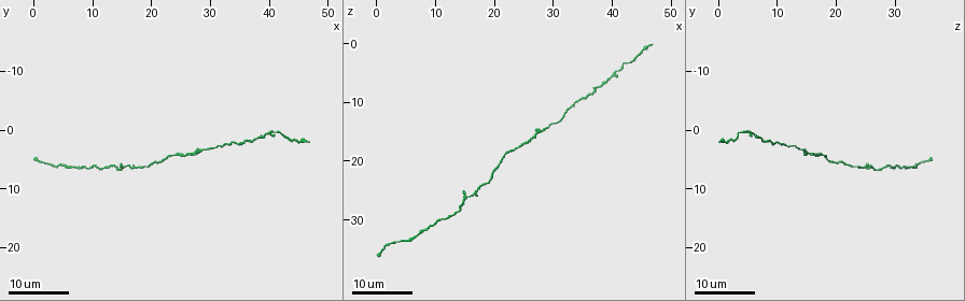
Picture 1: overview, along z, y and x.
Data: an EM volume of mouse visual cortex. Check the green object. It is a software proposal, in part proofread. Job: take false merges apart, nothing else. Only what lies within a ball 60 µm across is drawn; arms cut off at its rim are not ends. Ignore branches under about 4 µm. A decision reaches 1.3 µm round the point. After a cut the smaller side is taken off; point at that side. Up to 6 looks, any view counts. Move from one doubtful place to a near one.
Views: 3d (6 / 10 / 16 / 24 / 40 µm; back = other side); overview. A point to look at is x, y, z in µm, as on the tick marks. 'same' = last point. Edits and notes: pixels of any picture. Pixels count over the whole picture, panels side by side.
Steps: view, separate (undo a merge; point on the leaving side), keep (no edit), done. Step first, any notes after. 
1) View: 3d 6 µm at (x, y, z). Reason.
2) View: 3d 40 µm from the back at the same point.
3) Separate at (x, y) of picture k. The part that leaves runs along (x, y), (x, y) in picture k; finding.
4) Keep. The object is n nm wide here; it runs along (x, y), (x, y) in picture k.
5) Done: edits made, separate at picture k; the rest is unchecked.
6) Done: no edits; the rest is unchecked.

View: 3d 16 µm at (16.0, 6.0, 25.5). Thin neck.

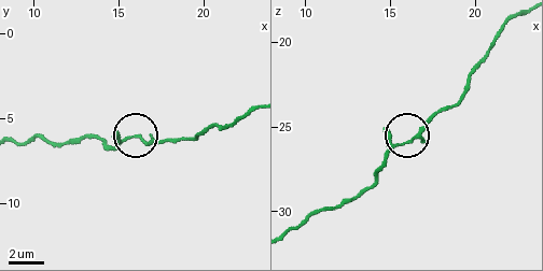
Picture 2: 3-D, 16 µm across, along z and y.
View: 3d 10 µm at (15.9, 6.2, 26.0).

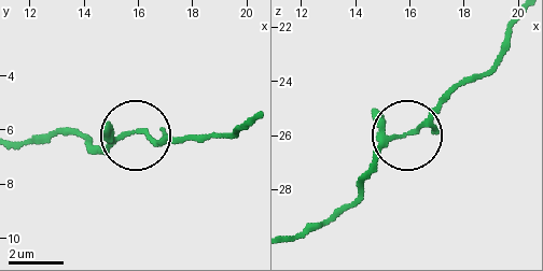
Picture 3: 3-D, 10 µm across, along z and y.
Keep. The object is 140 nm wide here; it runs along (250, 122), (239, 133), (169, 141), (127, 133), (88, 152) in picture 3; all the same cell.

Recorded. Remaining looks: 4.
View: 3d 16 µm at (25.0, 4.5, 17.0). Calibre changes.

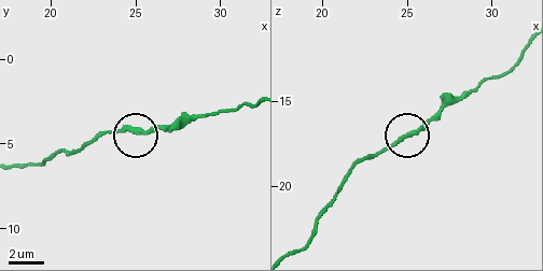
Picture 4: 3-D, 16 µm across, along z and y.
View: 3d 10 µm at (24.7, 4.0, 17.1).

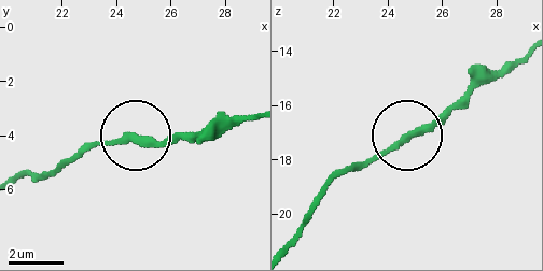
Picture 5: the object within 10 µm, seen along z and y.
Keep. The object is 260 nm wide here; it runs along (364, 160), (431, 126), (477, 80) in picture 5; one cell here.

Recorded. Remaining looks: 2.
View: 3d 16 µm at (28.5, 3.5, 14.5). Calibre changes.

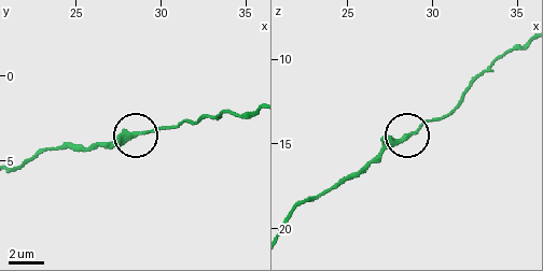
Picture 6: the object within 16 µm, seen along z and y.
View: 3d 10 µm at (28.5, 3.4, 14.5). Closer look.

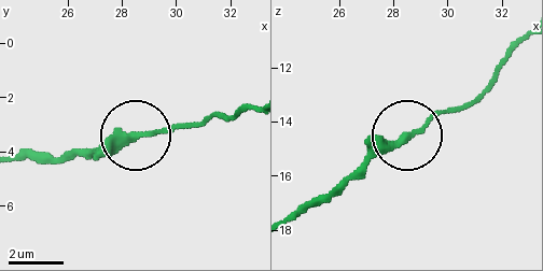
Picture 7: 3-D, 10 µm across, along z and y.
Keep. The object is 270 nm wide here; it runs along (293, 217), (335, 197), (404, 137), (472, 101) in picture 7; one cell here.

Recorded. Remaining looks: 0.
Done: no edits; the rest is unchecked.

